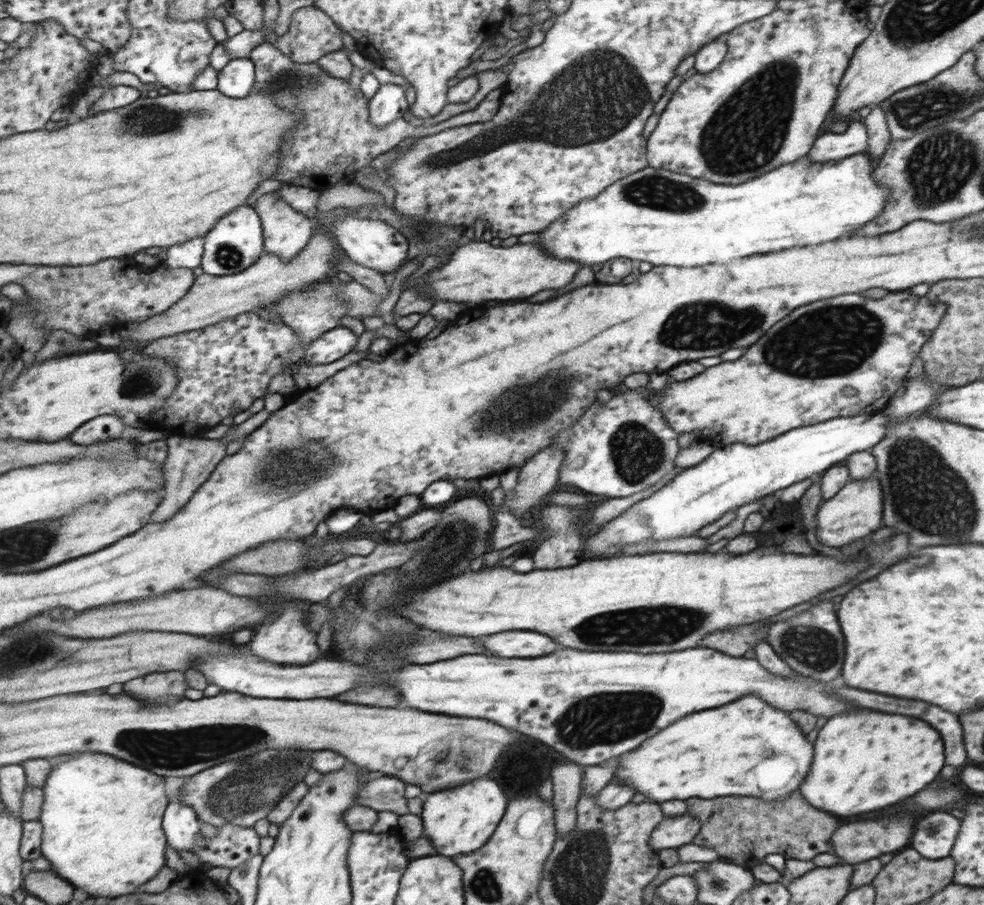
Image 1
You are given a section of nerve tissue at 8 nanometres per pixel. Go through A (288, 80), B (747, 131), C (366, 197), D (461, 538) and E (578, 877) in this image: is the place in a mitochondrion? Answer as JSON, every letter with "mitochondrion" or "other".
{"A":"mitochondrion","B":"mitochondrion","C":"other","D":"mitochondrion","E":"mitochondrion"}

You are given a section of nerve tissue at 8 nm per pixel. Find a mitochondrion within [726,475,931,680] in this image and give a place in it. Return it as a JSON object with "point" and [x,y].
{"point":[816,649]}

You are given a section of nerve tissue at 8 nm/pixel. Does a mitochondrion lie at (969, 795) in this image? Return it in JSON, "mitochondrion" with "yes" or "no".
{"mitochondrion":"no"}

